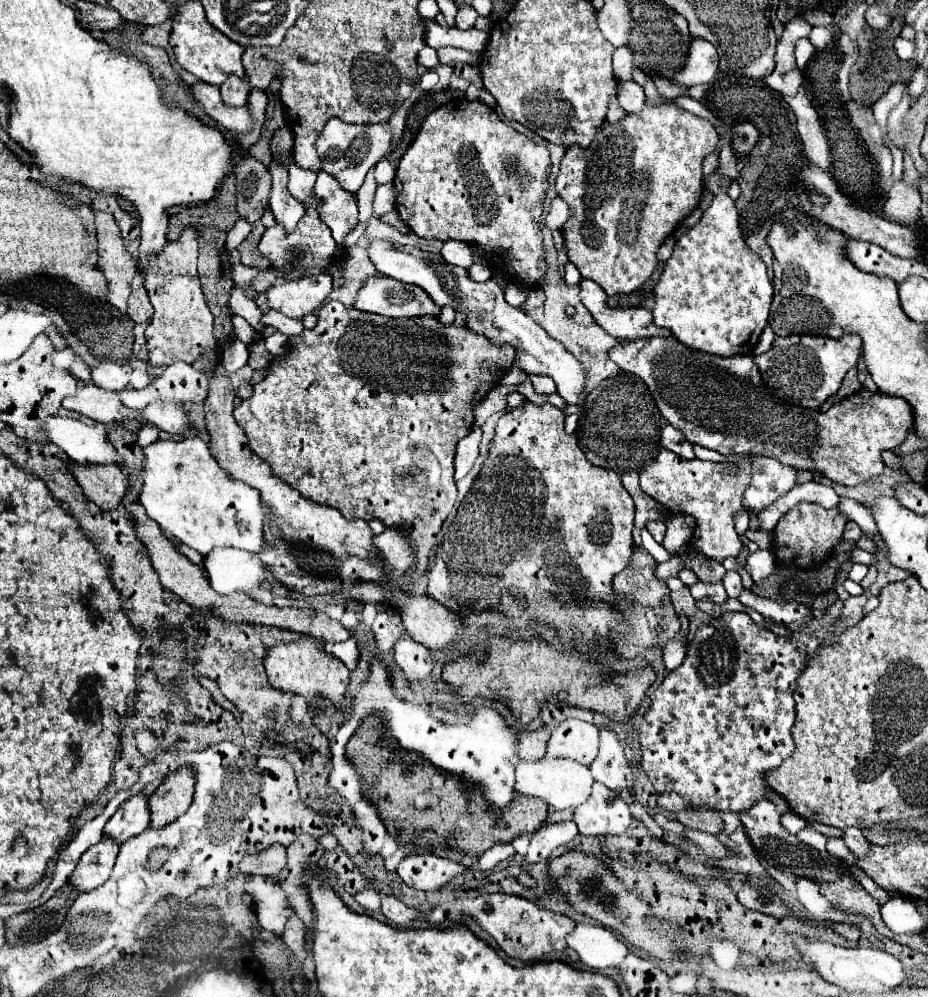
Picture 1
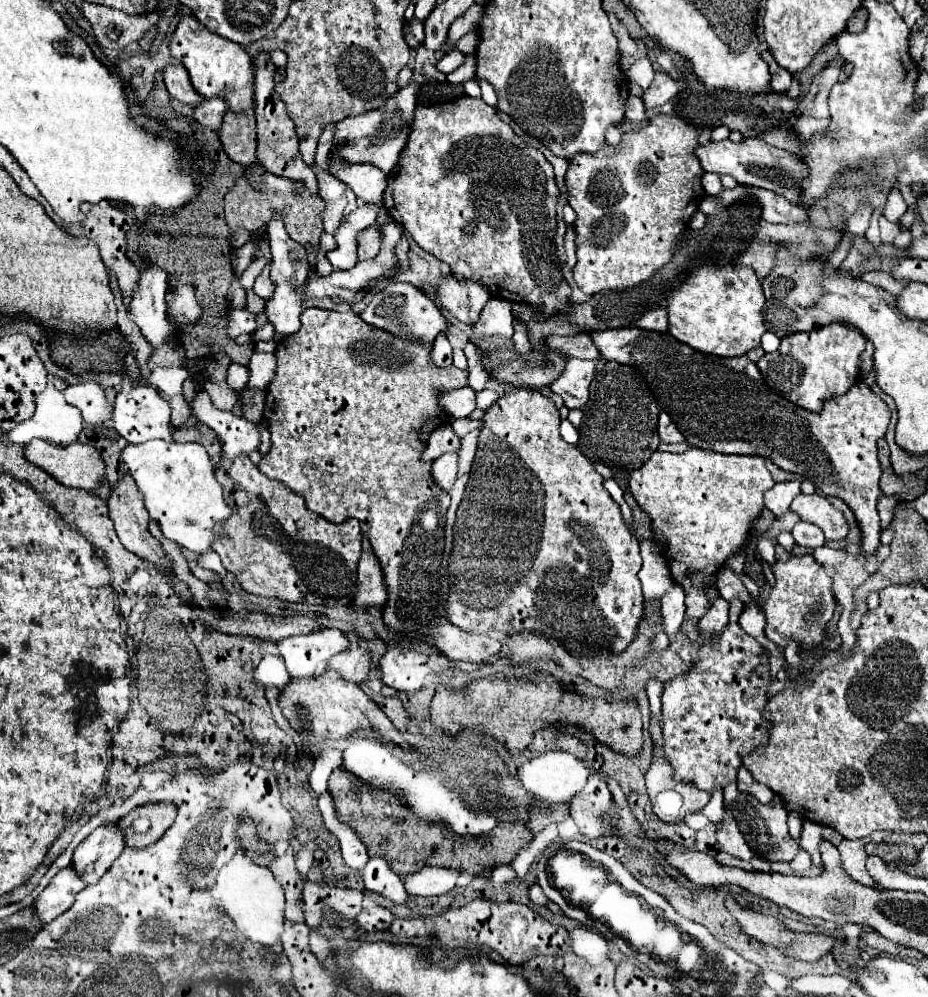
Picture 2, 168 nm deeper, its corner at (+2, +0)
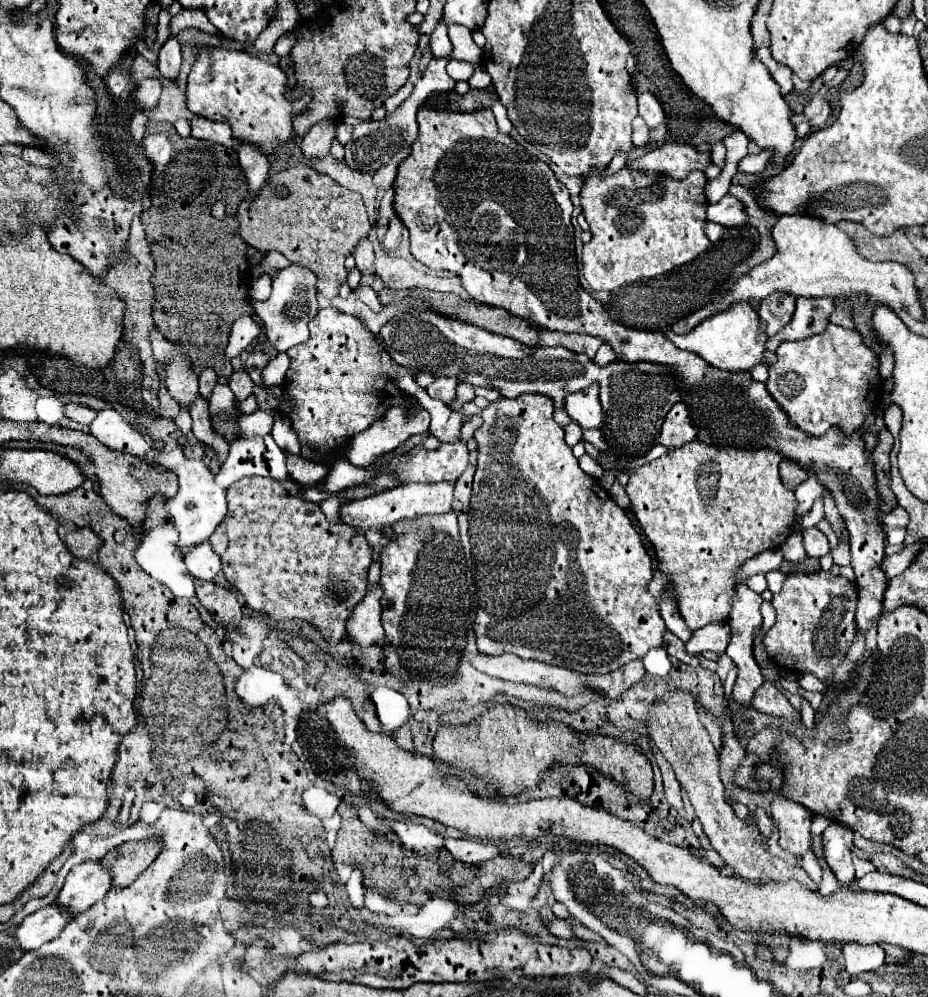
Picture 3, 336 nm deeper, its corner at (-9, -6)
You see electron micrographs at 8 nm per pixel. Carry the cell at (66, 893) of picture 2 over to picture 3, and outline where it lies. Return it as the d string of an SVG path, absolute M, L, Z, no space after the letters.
M49 904L33 914L29 914L15 930L15 940L21 950L37 950L43 944L51 942L59 936L59 932L69 924L71 916L67 910L57 908L55 904Z

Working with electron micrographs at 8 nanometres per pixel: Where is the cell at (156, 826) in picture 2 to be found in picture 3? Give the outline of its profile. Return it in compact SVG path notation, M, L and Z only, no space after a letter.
M149 838L143 842L127 842L111 850L101 864L111 874L111 886L125 888L129 886L161 852L161 842Z

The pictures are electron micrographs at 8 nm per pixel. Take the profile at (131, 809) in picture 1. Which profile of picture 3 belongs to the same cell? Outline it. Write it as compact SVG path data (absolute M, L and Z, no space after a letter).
M83 862L73 868L67 876L55 906L69 910L71 918L91 908L97 900L101 900L111 888L109 872L101 866L101 862Z

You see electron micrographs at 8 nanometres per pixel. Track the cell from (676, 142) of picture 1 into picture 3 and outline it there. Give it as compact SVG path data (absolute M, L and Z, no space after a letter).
M619 170L613 176L603 178L599 172L591 174L585 180L581 192L581 206L585 220L591 226L591 242L583 248L583 272L593 290L615 290L643 278L655 278L673 268L691 262L701 252L709 248L709 240L703 232L707 224L707 198L705 198L705 174L691 172L683 180L673 180L661 174L643 174L643 172L629 172Z

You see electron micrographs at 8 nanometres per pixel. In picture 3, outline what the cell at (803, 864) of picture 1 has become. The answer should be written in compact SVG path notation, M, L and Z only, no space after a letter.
M807 852L807 854L803 854L801 858L797 858L799 860L799 864L801 864L801 868L817 882L817 886L819 886L819 882L821 882L821 866L817 864L817 858L811 854L811 852Z

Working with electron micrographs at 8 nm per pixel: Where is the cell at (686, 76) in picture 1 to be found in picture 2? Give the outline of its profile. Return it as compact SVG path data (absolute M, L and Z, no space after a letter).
M656 72L656 78L648 90L644 90L644 104L646 108L662 106L670 98L674 98L682 88L686 88L686 76L672 78L666 72Z

